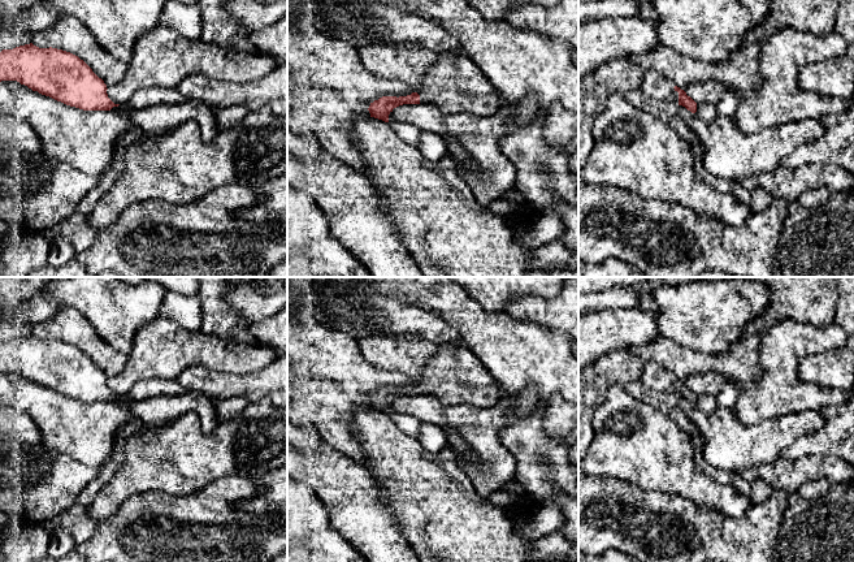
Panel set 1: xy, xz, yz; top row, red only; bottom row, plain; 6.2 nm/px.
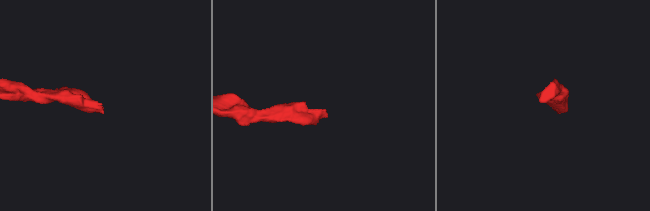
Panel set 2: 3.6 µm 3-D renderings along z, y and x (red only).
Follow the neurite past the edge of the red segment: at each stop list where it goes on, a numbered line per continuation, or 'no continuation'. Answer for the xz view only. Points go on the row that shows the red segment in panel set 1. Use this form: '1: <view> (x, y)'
1: xz (455, 85)

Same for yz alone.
1: yz (657, 86)

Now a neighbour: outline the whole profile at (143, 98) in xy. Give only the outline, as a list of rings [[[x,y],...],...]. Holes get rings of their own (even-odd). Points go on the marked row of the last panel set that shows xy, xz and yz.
[[[147,87],[139,88],[129,101],[113,107],[110,111],[114,113],[130,117],[130,113],[138,109],[148,108],[156,104],[175,104],[183,103],[187,99],[182,96],[175,87]]]

